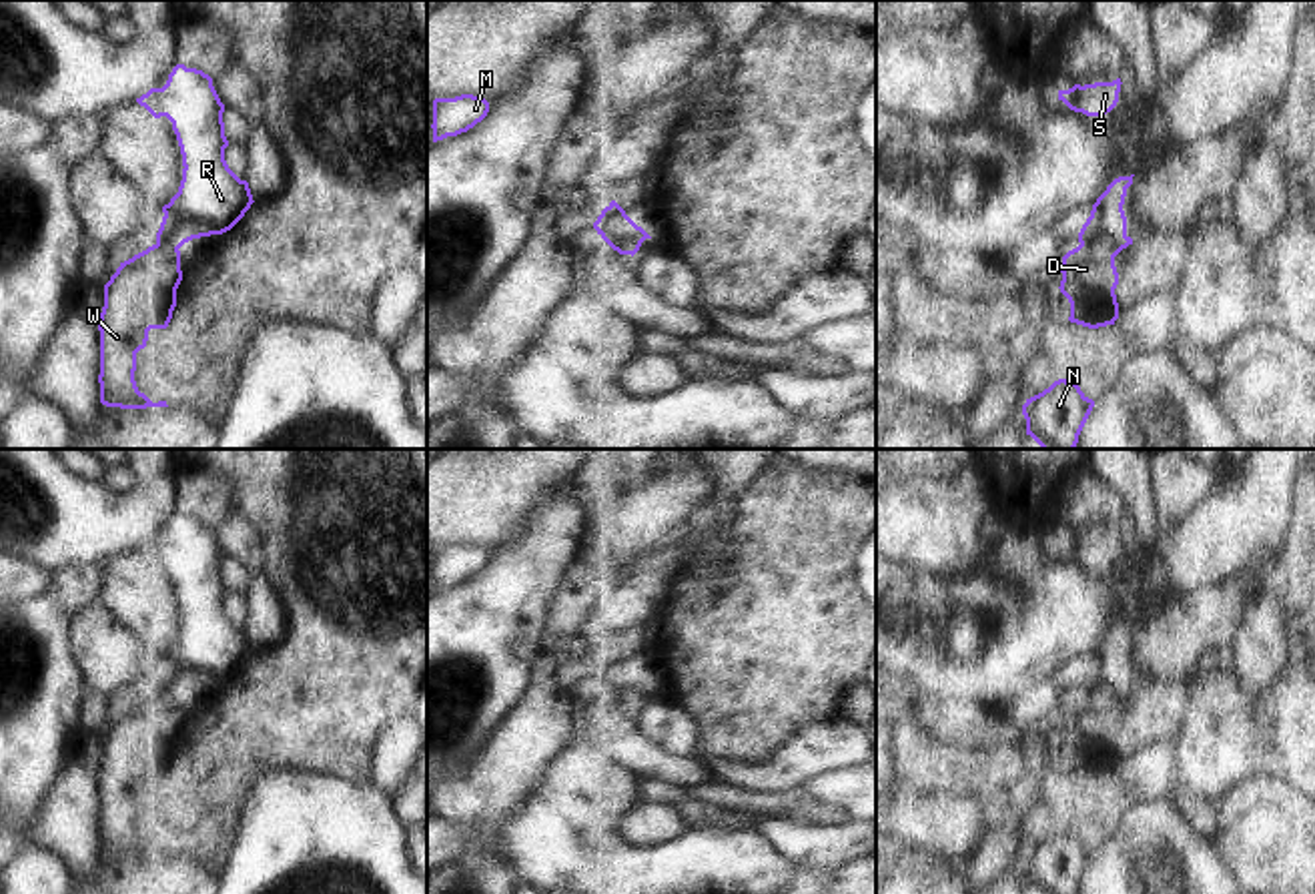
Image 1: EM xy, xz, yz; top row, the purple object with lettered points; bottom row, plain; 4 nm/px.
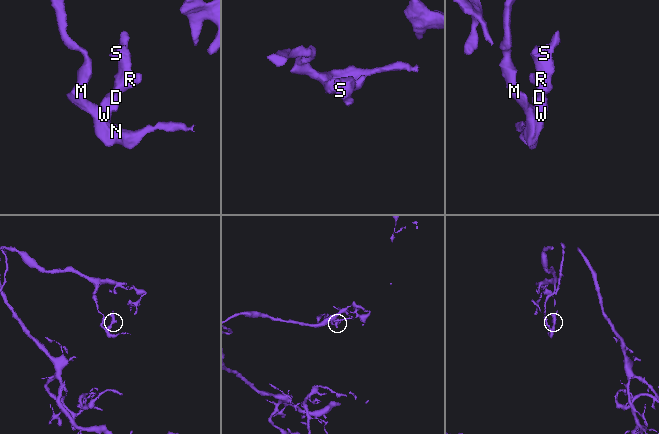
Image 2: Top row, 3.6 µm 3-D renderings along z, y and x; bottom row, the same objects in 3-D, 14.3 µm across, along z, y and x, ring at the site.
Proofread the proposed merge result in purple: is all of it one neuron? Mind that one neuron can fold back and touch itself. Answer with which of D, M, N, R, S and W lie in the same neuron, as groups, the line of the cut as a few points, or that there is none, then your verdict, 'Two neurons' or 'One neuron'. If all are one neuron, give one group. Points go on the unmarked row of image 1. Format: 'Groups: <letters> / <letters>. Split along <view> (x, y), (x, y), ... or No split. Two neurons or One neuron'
Groups: D M N R S W. No split. One neuron

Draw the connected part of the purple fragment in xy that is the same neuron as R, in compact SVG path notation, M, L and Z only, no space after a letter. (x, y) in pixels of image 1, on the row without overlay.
M176 513L162 537L150 537L136 551L172 571L184 617L178 641L162 655L156 692L120 712L104 734L100 852L120 858L168 856L138 840L134 820L148 780L166 778L172 768L182 730L178 698L231 680L255 651L249 631L225 609L225 553L208 523Z

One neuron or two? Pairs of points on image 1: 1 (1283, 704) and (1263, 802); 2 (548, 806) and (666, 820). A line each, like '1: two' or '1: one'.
1: two
2: two

